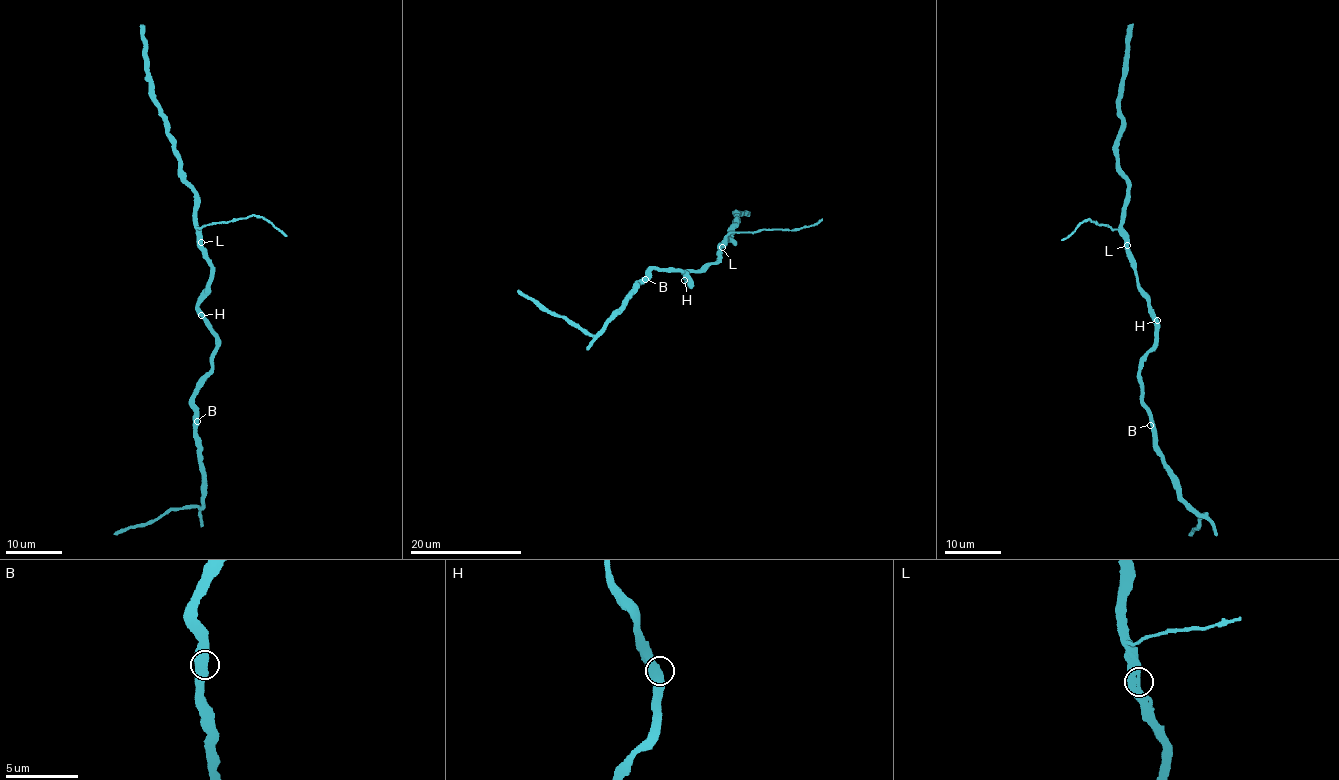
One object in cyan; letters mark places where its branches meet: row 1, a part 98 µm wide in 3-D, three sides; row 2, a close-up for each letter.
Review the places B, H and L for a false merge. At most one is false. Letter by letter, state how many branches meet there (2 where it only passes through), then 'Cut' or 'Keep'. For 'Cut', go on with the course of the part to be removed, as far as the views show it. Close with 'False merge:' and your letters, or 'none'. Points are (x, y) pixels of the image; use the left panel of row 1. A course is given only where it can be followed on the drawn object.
B: Branches: 2. Keep
H: Branches: 2. Keep
L: Branches: 2. Keep
False merge: none

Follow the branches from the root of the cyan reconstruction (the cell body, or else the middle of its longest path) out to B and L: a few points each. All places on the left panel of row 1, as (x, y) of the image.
B: (204, 316), (216, 347), (211, 371), (194, 399), (197, 421)
L: (204, 316), (199, 309), (199, 302), (210, 276), (211, 262), (202, 242)

